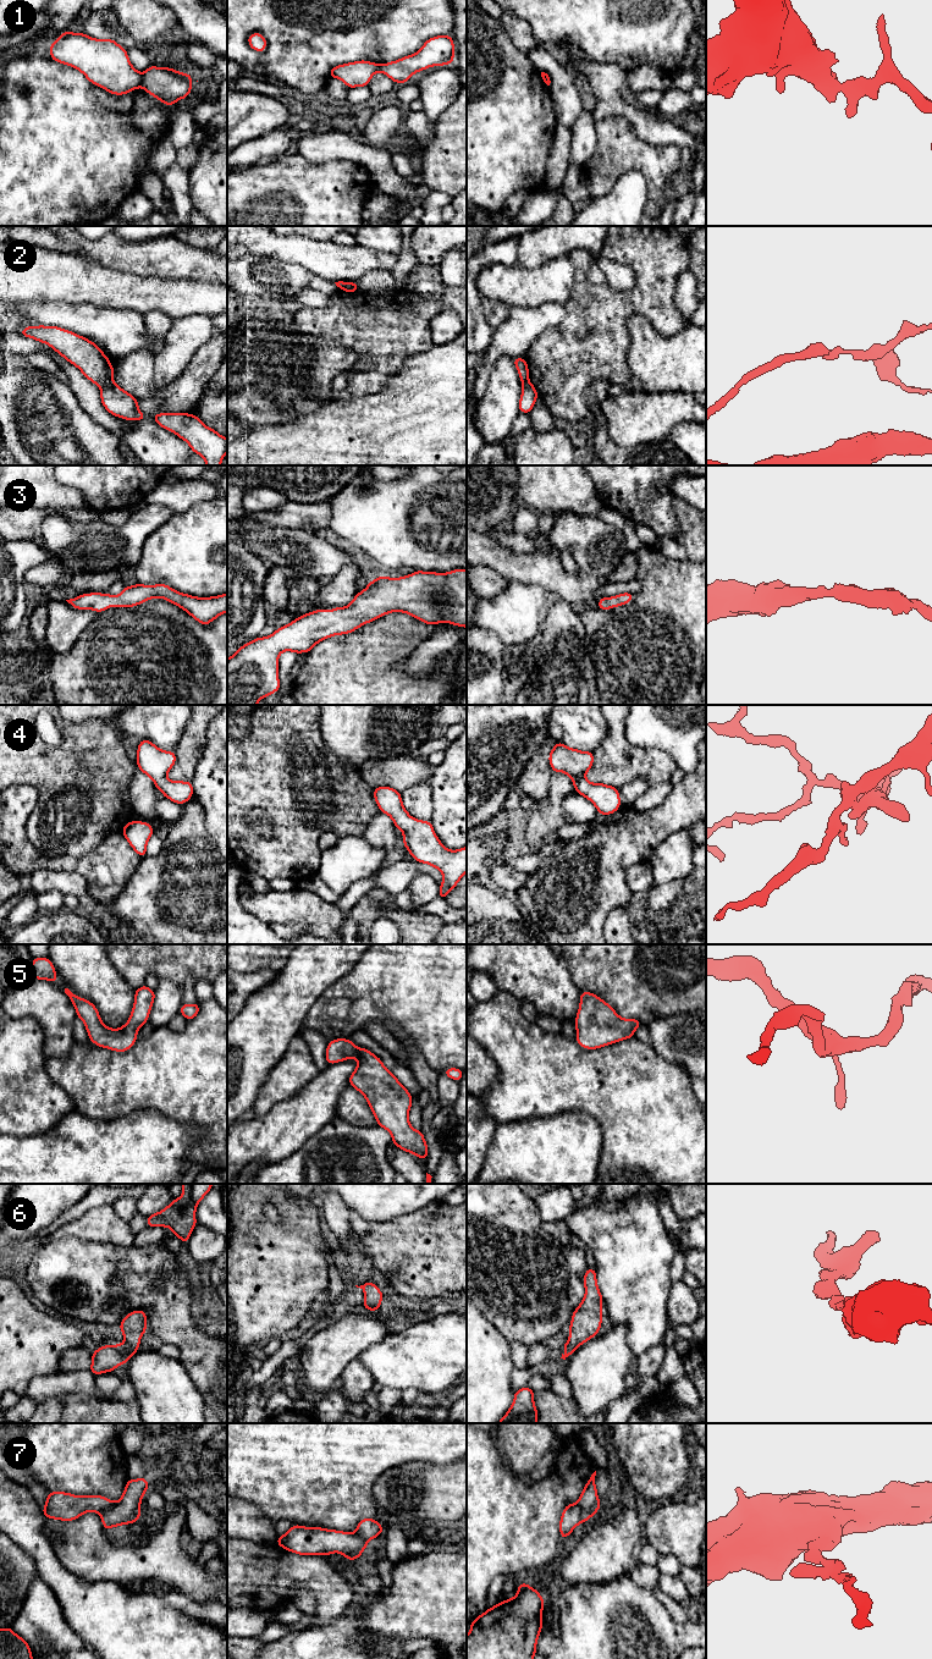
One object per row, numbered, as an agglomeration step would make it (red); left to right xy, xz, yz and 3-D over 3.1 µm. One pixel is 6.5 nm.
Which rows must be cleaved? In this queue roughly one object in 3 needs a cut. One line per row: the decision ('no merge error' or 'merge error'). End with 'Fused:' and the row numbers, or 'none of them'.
1: merge error
2: merge error
3: no merge error
4: no merge error
5: no merge error
6: no merge error
7: merge error
Fused: 1, 2, 7

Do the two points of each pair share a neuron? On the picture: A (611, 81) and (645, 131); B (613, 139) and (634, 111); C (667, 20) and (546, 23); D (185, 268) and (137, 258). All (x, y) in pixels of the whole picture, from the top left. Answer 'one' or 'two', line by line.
A: one
B: two
C: one
D: one

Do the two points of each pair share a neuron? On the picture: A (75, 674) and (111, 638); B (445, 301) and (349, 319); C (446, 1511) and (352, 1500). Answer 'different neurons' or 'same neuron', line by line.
A: same neuron
B: same neuron
C: different neurons

